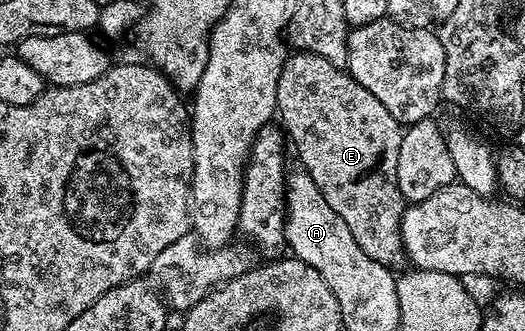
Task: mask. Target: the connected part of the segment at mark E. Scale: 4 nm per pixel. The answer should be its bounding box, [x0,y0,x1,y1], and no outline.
[276,51,407,270]

